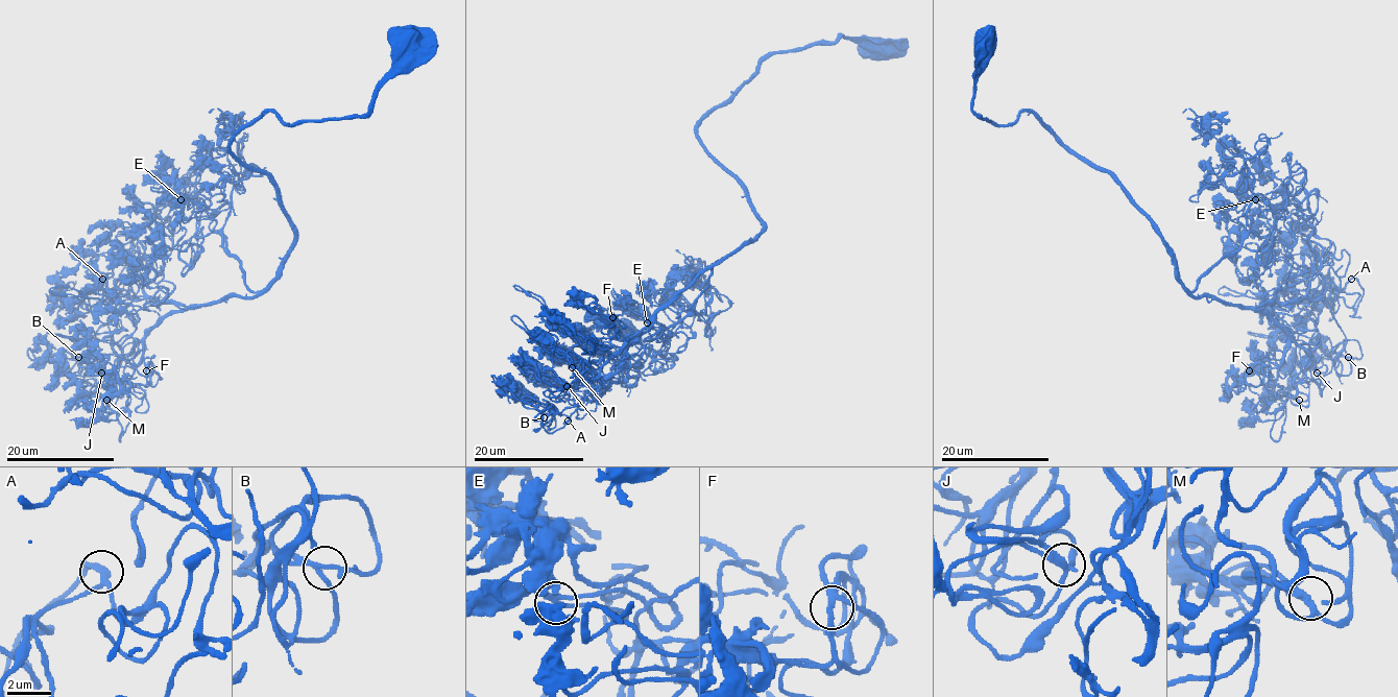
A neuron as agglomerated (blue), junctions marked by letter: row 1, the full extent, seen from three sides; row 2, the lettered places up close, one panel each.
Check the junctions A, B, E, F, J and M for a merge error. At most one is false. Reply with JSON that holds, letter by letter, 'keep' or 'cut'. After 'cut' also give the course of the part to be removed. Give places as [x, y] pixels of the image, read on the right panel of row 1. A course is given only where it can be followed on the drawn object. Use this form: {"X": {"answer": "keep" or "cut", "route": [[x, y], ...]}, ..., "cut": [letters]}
{"A": {"answer": "keep"}, "B": {"answer": "keep"}, "E": {"answer": "keep"}, "F": {"answer": "keep"}, "J": {"answer": "keep"}, "M": {"answer": "keep"}, "cut": []}

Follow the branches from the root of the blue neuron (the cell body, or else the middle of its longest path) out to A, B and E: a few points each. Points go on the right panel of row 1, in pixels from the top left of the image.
A: (987, 40), (971, 109), (998, 125), (1030, 112), (1109, 172), (1194, 296), (1258, 307), (1342, 292), (1351, 279)
B: (987, 40), (971, 107), (982, 118), (1010, 125), (1030, 112), (1109, 172), (1194, 296), (1323, 299), (1349, 357)
E: (987, 40), (971, 109), (998, 125), (1030, 112), (1109, 172), (1191, 292), (1247, 234), (1272, 231), (1255, 199)

